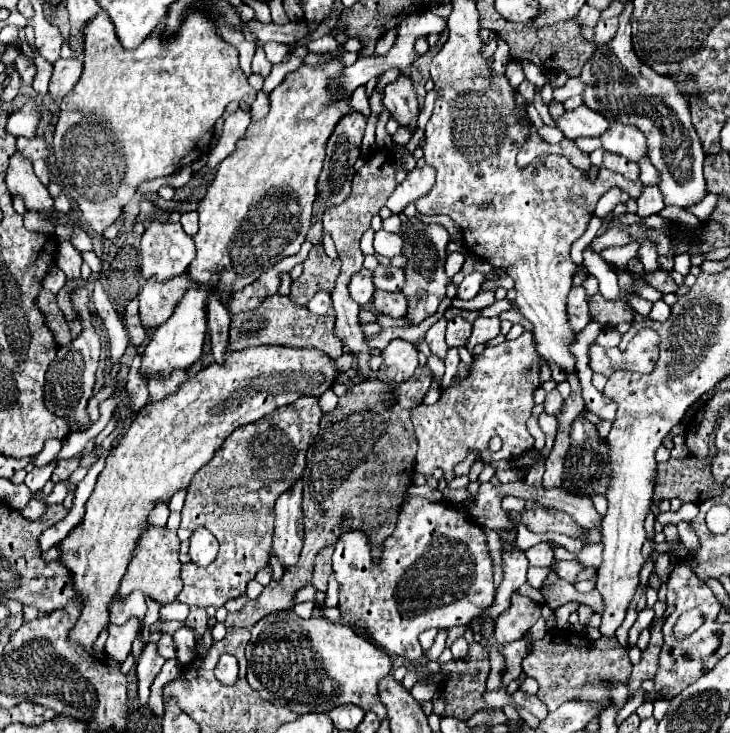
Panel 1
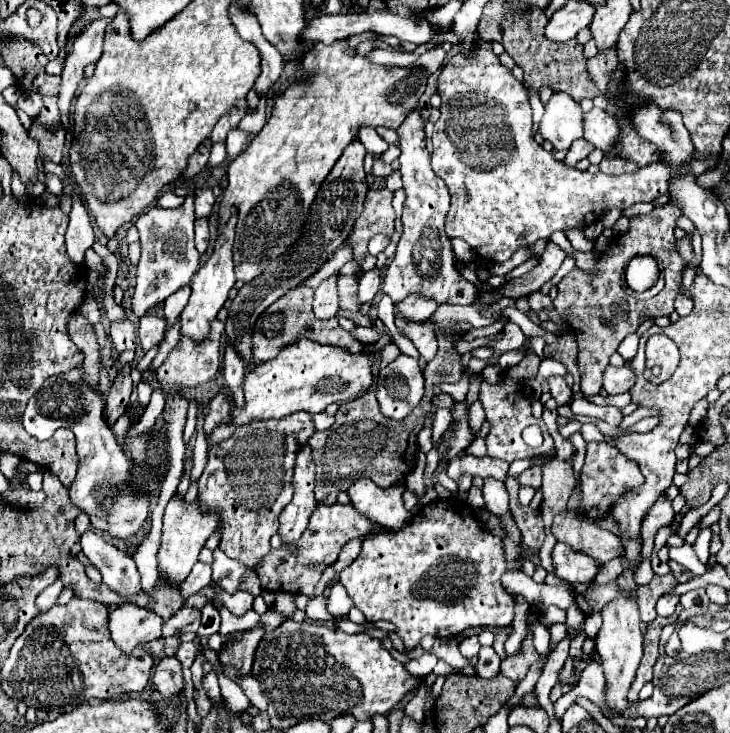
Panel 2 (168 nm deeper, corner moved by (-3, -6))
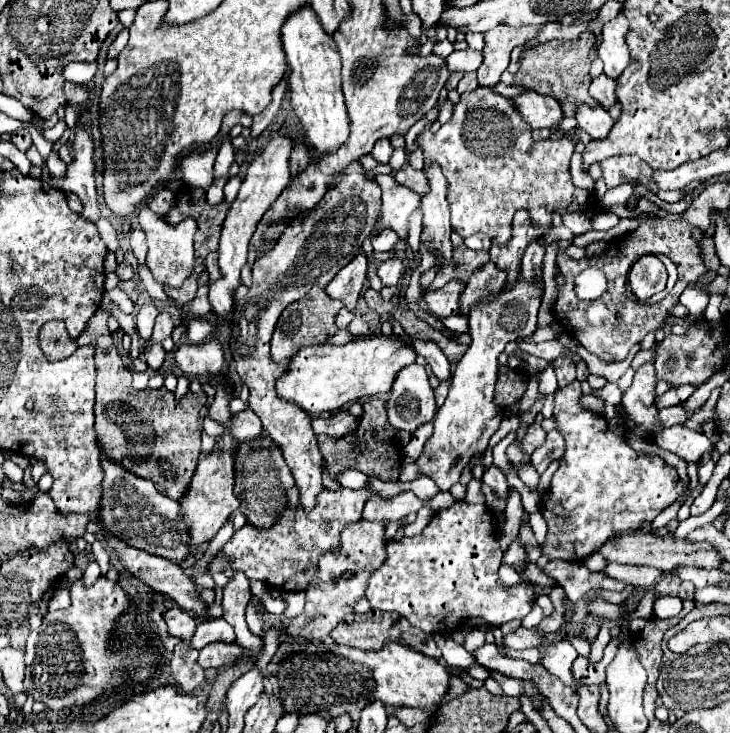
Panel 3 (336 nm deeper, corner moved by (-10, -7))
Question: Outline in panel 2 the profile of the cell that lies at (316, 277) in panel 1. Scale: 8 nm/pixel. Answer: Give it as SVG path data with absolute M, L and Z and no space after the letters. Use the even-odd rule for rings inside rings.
M340 276L340 280L338 280L338 294L340 294L340 306L344 310L350 310L350 312L358 312L360 310L356 276Z

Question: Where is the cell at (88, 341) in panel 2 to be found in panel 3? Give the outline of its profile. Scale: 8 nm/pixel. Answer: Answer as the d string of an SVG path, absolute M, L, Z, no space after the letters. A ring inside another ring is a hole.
M97 311L87 329L71 341L77 341L79 347L95 347L95 367L97 367L97 385L95 385L95 431L97 439L107 447L107 455L125 465L131 473L151 479L159 493L179 501L185 493L195 465L201 453L201 433L203 423L199 417L203 403L203 393L187 395L181 401L175 401L175 395L165 387L151 391L135 391L131 387L131 371L125 369L121 355L117 353L111 331L107 329L107 313Z

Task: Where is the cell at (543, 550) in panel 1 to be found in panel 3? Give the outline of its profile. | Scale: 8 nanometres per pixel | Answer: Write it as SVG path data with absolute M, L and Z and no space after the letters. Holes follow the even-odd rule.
M609 561L605 565L605 569L601 569L599 573L623 581L625 585L633 585L633 587L643 587L643 589L651 589L655 585L655 579L659 579L663 575L661 569L655 567L635 567L635 565L619 565L615 561Z

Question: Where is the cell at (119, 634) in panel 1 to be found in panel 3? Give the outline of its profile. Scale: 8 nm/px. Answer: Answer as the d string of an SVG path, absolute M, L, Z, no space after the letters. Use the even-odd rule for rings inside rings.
M173 607L173 609L167 609L163 617L165 617L165 623L167 623L167 633L171 637L179 637L183 641L189 641L193 637L197 623L187 611Z

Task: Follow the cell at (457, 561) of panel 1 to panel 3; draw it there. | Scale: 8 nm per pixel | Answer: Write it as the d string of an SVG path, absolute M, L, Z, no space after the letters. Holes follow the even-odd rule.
M455 501L451 507L439 511L439 513L431 519L431 523L429 523L419 535L415 535L415 537L403 537L401 541L389 541L389 543L387 543L387 561L383 561L383 565L381 565L375 573L371 573L371 581L369 581L369 585L367 585L367 595L365 595L365 597L369 599L369 603L371 603L373 609L395 611L395 613L403 615L413 627L417 627L417 629L421 629L421 631L425 631L425 633L429 633L429 635L439 633L439 631L451 633L451 631L457 629L459 623L469 621L469 619L483 619L487 625L501 627L503 623L507 623L507 621L511 621L511 619L523 619L523 617L531 611L531 607L533 607L533 591L531 591L529 587L525 587L523 583L519 583L519 585L515 585L515 587L505 587L505 585L499 581L497 569L499 569L501 561L503 561L503 551L501 551L501 547L499 547L499 543L497 543L497 527L493 525L493 517L489 515L489 509L487 509L485 505L471 505L471 503L465 503L465 501Z

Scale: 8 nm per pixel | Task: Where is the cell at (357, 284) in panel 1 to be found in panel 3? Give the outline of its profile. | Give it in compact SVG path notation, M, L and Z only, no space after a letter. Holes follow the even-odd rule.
M397 257L381 263L379 269L377 269L381 283L383 283L383 285L393 285L393 287L399 283L401 271L403 271L403 263L401 263L401 259L397 259Z

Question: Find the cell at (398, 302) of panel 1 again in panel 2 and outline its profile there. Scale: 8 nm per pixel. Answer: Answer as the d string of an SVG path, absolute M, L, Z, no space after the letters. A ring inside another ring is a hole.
M410 294L404 302L398 304L398 308L402 316L408 316L408 320L428 320L436 312L438 304L434 298L422 294Z

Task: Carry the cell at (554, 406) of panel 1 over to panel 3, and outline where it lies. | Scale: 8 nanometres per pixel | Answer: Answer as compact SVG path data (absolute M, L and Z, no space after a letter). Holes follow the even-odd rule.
M561 355L553 361L553 367L555 367L555 373L557 373L557 383L559 383L559 389L567 387L569 383L575 381L575 365L569 357Z

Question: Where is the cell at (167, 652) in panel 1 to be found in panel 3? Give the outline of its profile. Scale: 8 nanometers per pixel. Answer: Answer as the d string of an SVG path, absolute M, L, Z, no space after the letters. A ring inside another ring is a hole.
M209 643L199 651L199 659L197 665L201 665L203 669L207 667L227 667L231 665L237 657L241 657L243 651L237 643Z

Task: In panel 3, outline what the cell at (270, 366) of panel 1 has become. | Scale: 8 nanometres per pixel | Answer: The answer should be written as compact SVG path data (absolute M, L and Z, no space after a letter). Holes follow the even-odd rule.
M373 337L347 345L315 345L299 349L299 353L291 357L285 373L279 377L277 393L283 401L299 405L311 417L323 411L335 413L361 397L387 393L399 369L411 365L415 357L415 349L401 343L397 337Z

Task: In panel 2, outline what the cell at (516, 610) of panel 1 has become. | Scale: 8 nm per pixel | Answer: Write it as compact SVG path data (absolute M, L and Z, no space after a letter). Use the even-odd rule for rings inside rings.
M530 634L530 636L524 640L524 644L522 644L522 652L520 652L518 656L514 656L514 658L506 658L506 660L502 660L500 670L502 670L502 674L508 676L510 680L520 682L520 680L526 676L528 668L530 668L536 660L538 660L538 652L534 650L532 634Z

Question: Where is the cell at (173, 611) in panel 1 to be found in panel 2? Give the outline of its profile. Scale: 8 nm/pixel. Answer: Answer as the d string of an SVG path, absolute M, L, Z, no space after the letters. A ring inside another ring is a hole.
M196 562L192 572L188 574L188 578L184 580L182 584L182 594L188 598L192 596L194 592L198 592L200 588L208 586L212 582L212 568L208 564L202 564L202 562Z

